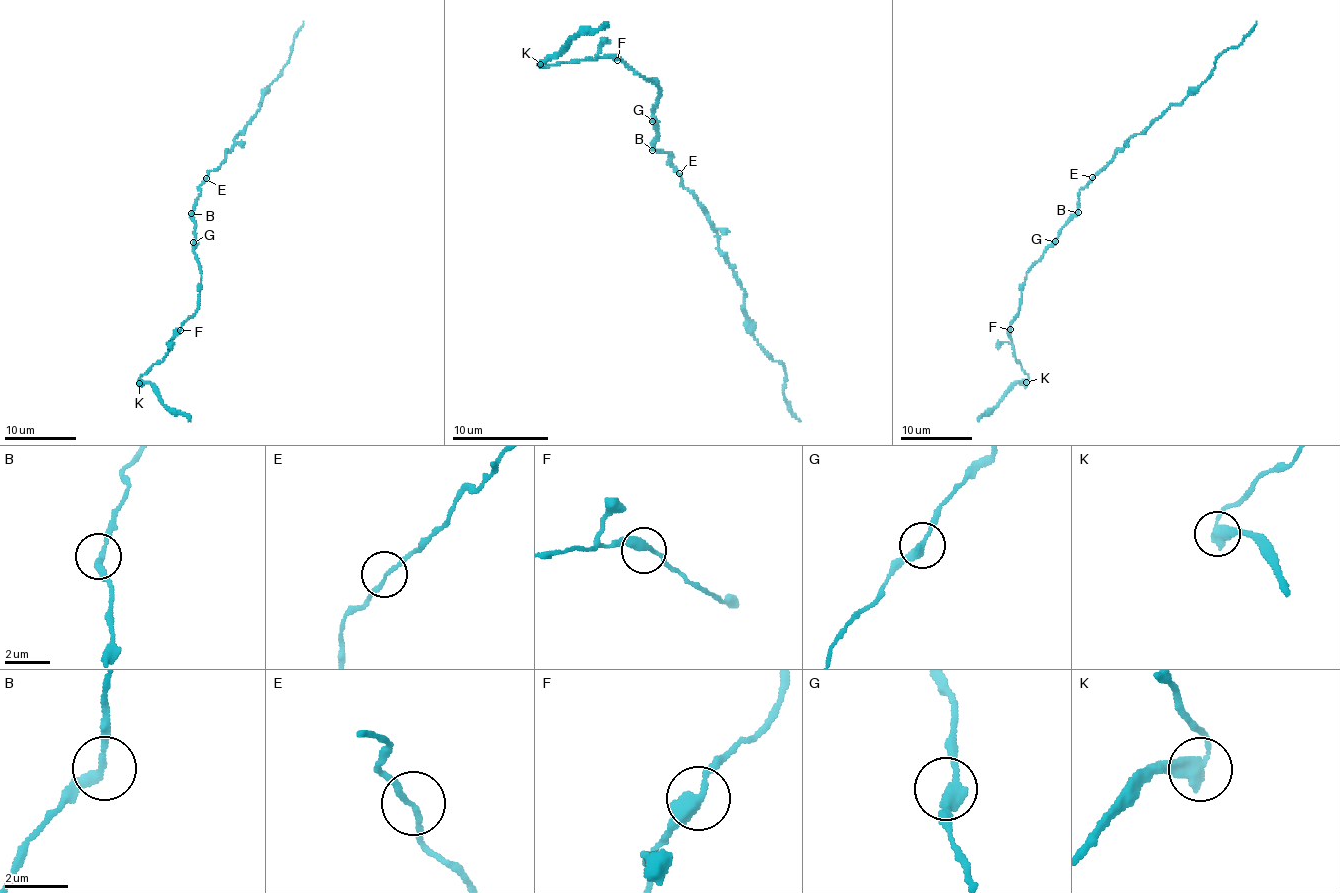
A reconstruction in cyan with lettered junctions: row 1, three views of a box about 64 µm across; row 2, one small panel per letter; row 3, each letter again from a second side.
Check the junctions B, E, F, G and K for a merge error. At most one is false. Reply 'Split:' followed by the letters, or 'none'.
Split: K

